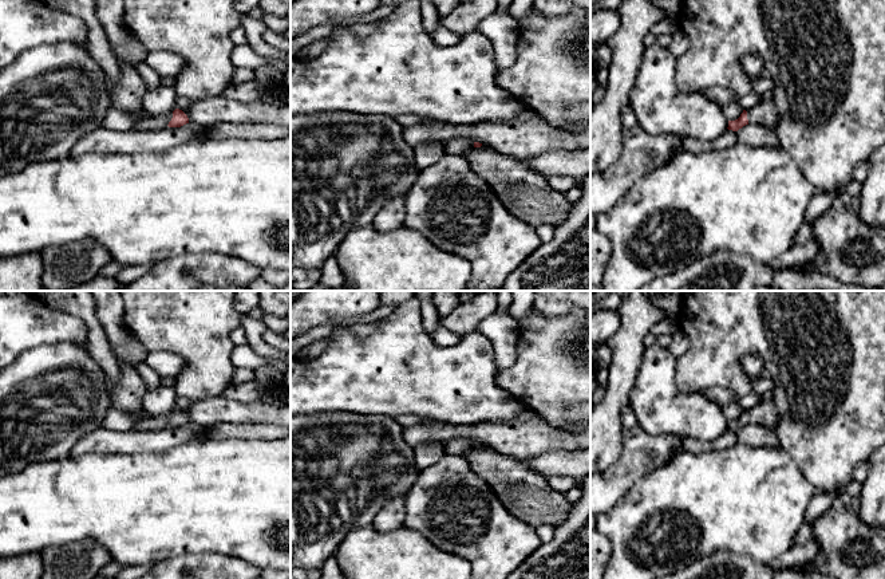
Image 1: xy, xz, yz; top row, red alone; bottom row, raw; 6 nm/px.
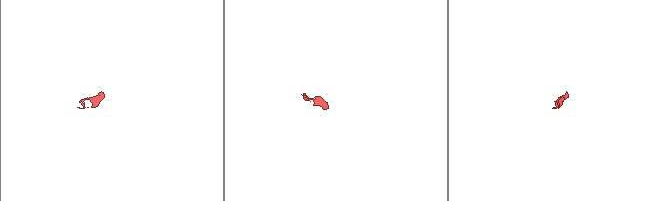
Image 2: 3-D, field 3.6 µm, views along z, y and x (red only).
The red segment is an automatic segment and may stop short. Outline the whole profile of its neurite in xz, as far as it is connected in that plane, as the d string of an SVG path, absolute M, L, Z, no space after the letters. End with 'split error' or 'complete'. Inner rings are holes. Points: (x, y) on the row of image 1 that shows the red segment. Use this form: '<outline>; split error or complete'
M474 142L462 157L494 190L505 208L526 224L550 224L556 228L573 208L565 193L554 190L525 159L501 154L479 142Z; split error

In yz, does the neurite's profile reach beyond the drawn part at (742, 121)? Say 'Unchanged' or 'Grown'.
Grown

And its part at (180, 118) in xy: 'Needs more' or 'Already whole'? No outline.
Needs more

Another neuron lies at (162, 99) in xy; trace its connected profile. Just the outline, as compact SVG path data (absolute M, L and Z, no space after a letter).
M159 84L143 96L143 111L149 117L161 117L177 109L177 91L174 86Z

